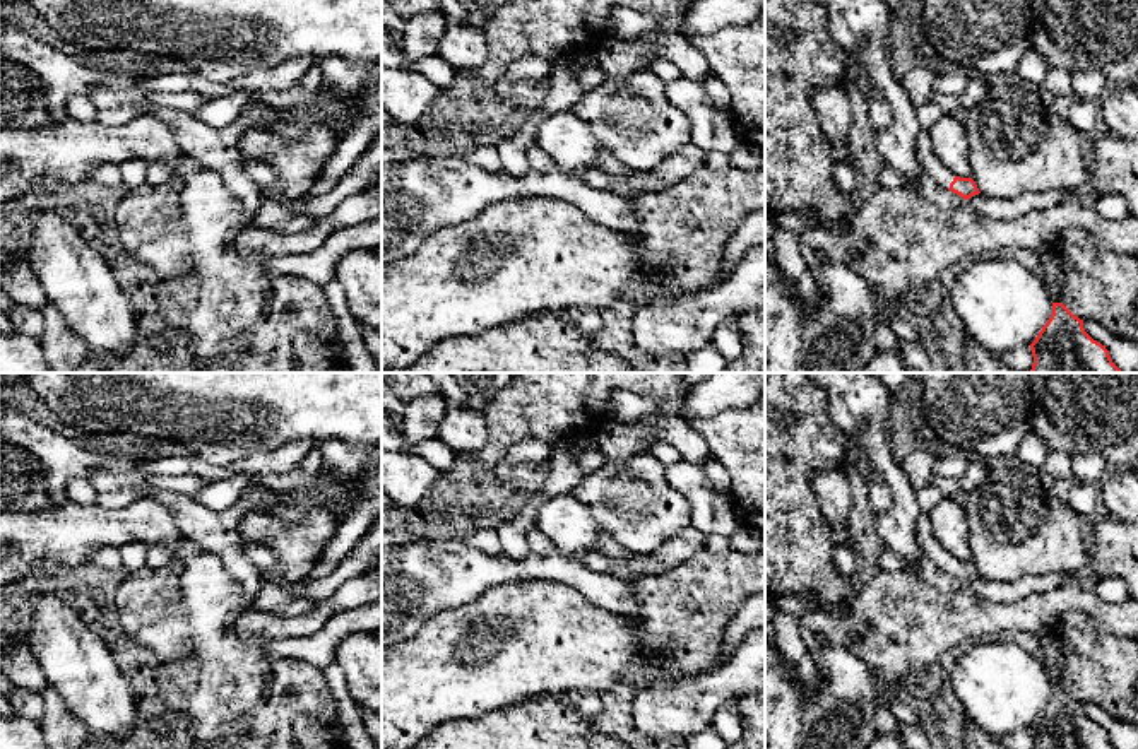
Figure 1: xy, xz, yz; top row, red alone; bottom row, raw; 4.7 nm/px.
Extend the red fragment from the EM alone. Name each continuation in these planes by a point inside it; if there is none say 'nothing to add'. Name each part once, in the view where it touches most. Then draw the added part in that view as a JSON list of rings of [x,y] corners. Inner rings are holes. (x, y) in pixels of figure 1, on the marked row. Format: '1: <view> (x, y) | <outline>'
1: yz (933, 168) | [[[924,130],[917,135],[916,152],[926,176],[931,178],[934,183],[941,185],[943,188],[950,188],[955,174],[948,171],[934,156],[929,133]]]

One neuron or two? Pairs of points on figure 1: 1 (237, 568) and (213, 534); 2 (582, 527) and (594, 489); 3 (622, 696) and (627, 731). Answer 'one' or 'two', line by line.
1: one
2: two
3: one

